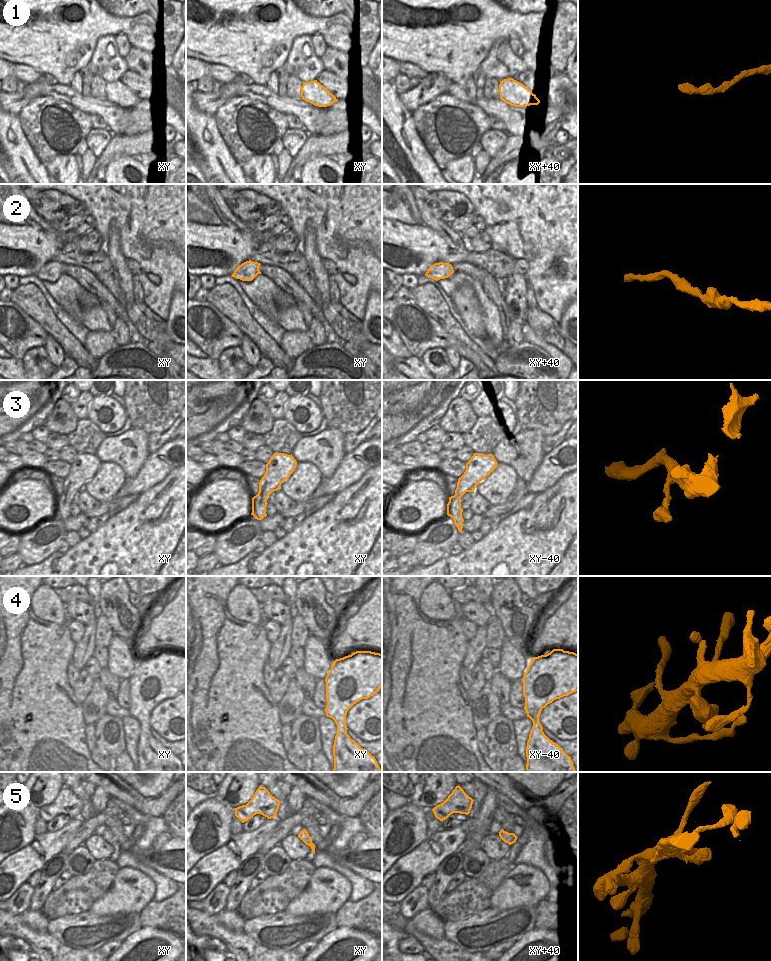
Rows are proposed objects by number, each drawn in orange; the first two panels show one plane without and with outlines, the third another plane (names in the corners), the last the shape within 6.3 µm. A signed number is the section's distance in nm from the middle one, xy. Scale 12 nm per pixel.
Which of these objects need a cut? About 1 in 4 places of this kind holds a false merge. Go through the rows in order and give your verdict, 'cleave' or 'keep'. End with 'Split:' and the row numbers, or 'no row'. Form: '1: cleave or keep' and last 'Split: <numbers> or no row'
1: cleave
2: keep
3: keep
4: keep
5: keep
Split: 1

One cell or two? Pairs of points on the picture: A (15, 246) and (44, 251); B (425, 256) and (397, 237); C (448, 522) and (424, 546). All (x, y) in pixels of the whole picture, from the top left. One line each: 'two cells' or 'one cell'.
A: one cell
B: one cell
C: one cell

